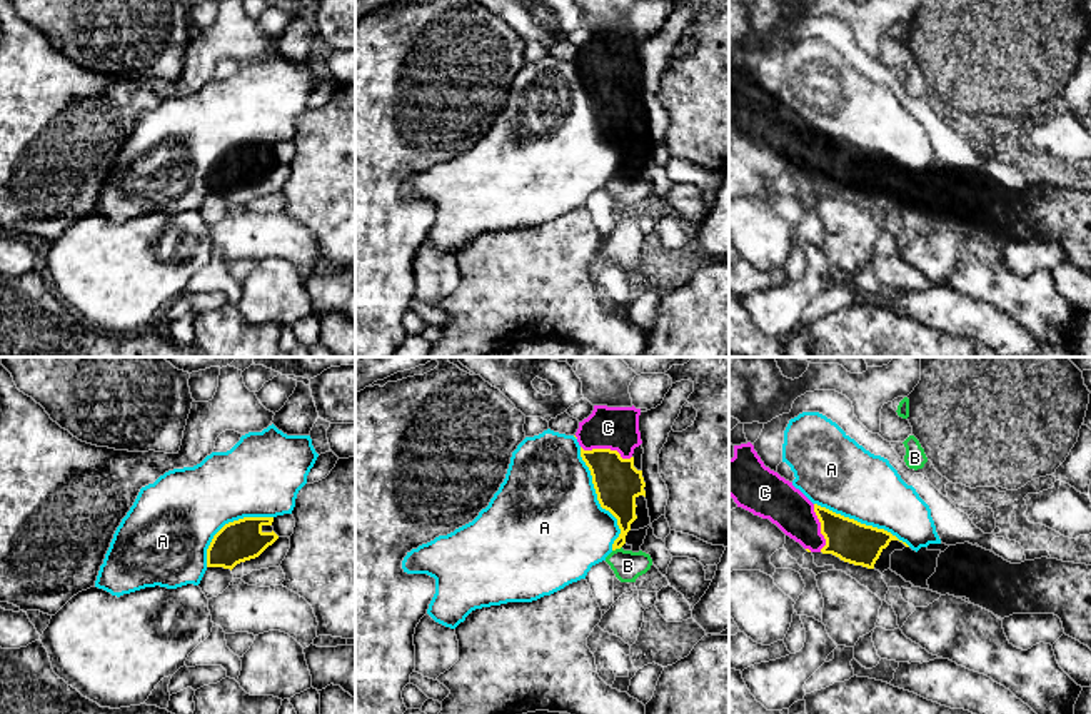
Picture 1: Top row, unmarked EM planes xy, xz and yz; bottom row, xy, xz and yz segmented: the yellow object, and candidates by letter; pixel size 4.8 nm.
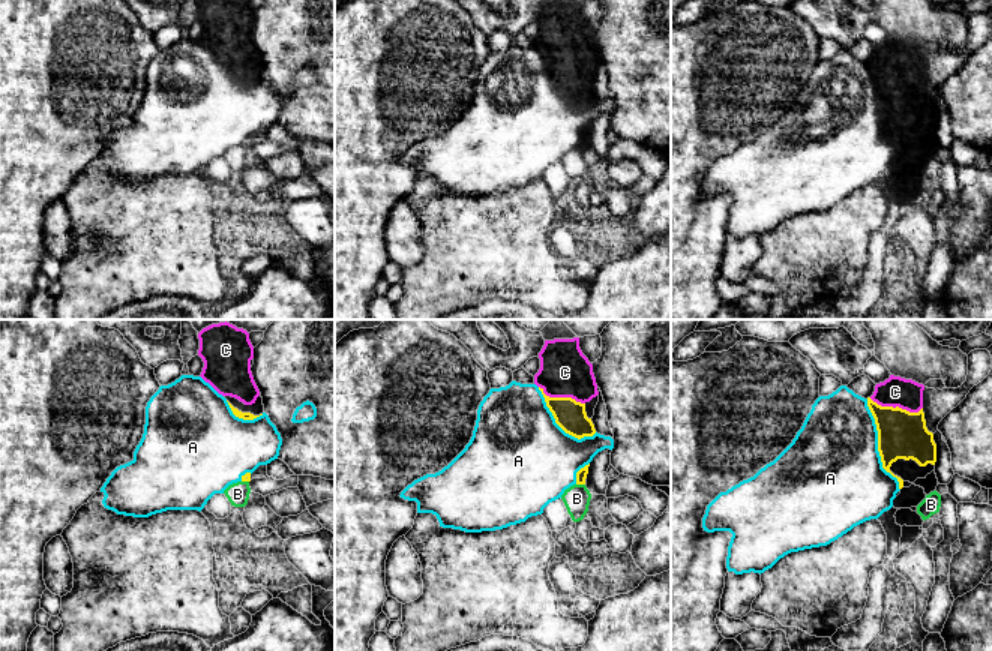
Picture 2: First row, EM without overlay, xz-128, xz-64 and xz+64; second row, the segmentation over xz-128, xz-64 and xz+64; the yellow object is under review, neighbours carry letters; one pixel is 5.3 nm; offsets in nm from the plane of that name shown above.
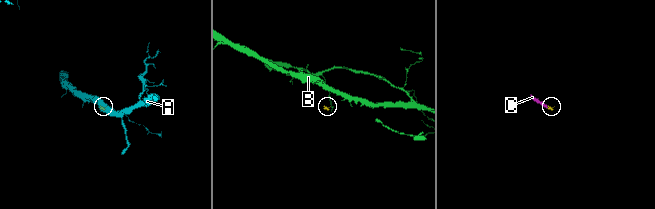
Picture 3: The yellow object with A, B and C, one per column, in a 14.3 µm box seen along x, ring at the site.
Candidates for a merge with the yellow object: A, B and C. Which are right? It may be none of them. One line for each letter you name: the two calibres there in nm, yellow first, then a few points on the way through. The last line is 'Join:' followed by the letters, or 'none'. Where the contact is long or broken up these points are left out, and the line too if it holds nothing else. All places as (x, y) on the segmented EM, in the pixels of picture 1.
C: Thickness 220 nm (yellow) against 200 nm. Path across: xz (618, 482), (606, 449), (608, 427)
Join: C

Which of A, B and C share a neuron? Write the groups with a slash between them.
A / B / C

